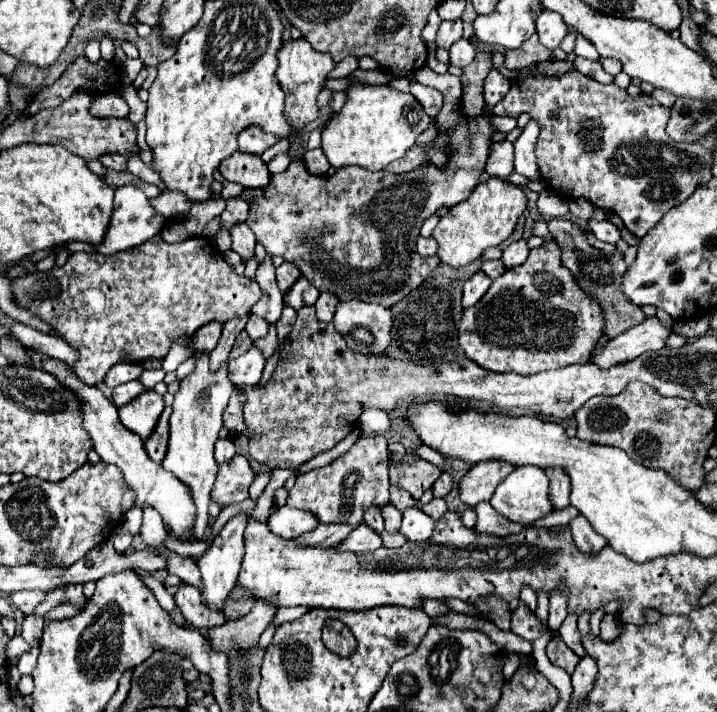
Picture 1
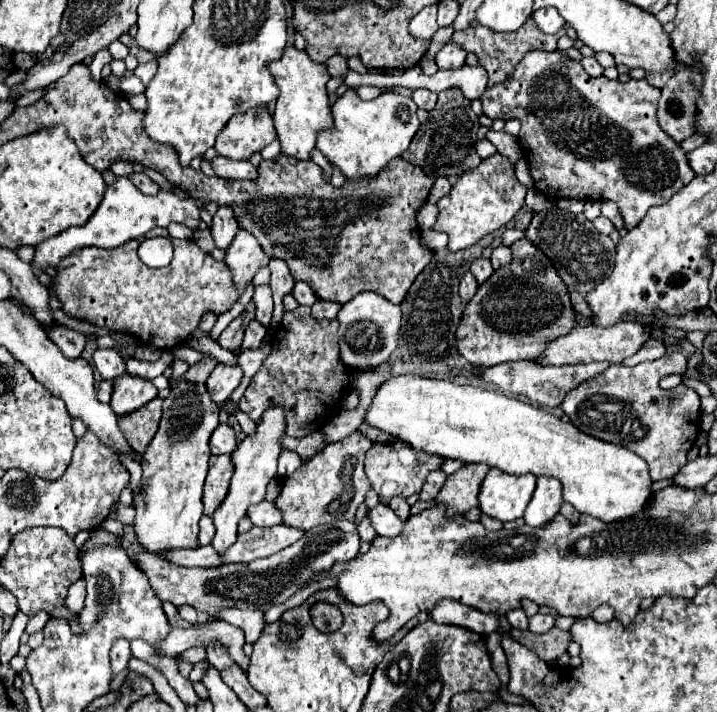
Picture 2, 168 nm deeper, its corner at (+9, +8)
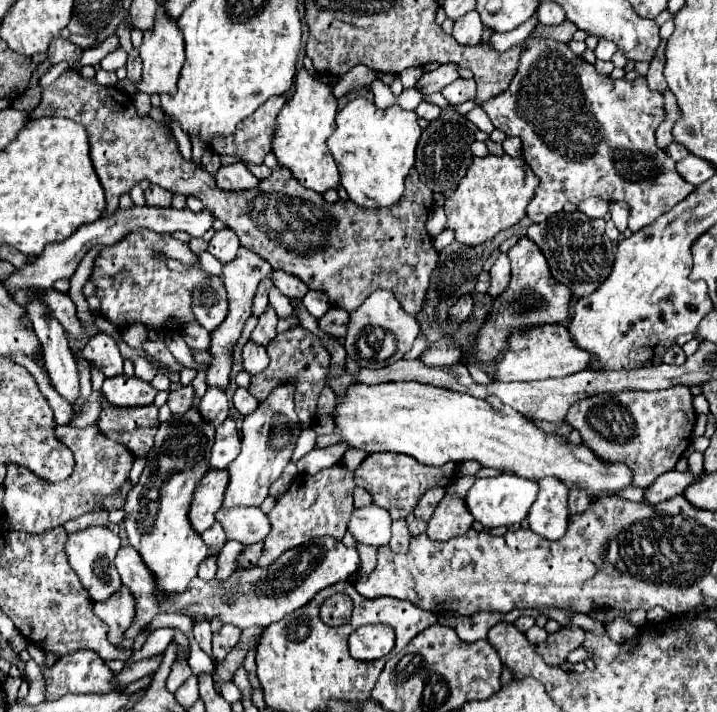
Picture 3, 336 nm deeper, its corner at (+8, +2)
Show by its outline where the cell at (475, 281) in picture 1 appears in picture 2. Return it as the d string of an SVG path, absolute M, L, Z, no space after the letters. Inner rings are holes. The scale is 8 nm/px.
M467 272L465 276L463 276L463 280L461 280L461 284L459 284L459 296L461 296L461 300L471 300L473 298L473 294L477 292L477 280L475 280L475 276L471 274L471 272Z

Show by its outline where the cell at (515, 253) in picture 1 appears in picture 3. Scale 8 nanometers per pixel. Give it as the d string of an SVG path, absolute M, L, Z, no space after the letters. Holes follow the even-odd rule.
M506 254L498 256L496 264L490 270L490 278L492 278L492 282L490 282L488 294L492 298L498 298L508 288L508 282L510 282L510 260Z

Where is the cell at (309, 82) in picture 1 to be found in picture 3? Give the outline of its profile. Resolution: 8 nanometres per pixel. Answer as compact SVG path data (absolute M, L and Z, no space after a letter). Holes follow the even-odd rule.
M298 70L296 74L296 92L288 104L278 114L278 124L274 132L272 152L278 158L278 166L284 166L292 176L302 182L304 188L324 194L326 190L336 190L340 186L340 174L332 154L328 152L326 138L336 128L336 110L338 102L332 94L332 88L316 80L308 70Z

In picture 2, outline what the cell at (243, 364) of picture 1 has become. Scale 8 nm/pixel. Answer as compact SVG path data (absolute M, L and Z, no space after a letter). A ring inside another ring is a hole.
M217 364L207 378L207 388L215 400L217 406L221 406L223 400L227 400L233 390L239 386L243 378L243 368L239 364Z

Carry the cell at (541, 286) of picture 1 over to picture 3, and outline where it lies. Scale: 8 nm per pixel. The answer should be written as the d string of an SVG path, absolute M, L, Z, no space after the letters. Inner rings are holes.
M522 236L508 250L508 258L512 262L510 286L506 288L506 292L502 296L496 298L494 310L488 316L484 328L480 330L478 342L474 346L476 358L484 364L496 362L498 354L506 346L506 338L514 330L518 330L522 326L540 326L540 324L548 324L548 322L566 324L566 320L570 316L570 298L572 298L570 288L560 284L558 280L554 280L544 254L540 252L540 248L528 236Z

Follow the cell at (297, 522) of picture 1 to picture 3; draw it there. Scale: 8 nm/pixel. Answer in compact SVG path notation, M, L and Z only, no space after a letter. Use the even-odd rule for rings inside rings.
M250 506L220 508L216 512L216 522L222 524L228 540L236 540L244 546L260 542L262 538L266 538L270 530L266 514L260 508L250 508Z

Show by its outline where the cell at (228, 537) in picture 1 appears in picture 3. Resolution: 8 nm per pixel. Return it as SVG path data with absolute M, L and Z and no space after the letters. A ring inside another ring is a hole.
M290 382L274 388L260 406L244 418L242 424L242 452L228 466L230 482L224 494L224 506L260 506L268 496L270 484L282 474L290 462L296 440L302 432L300 420L294 412L294 386Z

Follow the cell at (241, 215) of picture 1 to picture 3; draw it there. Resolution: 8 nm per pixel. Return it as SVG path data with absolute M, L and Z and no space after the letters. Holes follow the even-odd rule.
M224 228L220 232L214 234L214 238L208 244L208 252L218 258L222 264L232 262L236 258L236 252L240 248L238 236L234 232L230 232L230 228Z

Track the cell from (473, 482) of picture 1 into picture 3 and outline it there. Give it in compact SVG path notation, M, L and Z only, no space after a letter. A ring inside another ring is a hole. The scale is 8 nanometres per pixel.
M444 496L434 516L428 522L426 534L430 540L446 542L454 536L462 536L472 528L474 518L466 510L466 502L460 496Z

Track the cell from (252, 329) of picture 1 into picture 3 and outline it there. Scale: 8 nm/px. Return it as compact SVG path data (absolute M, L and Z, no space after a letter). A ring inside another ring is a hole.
M248 340L242 348L242 366L244 366L244 372L248 372L250 376L260 374L262 370L266 370L266 366L268 366L266 348Z

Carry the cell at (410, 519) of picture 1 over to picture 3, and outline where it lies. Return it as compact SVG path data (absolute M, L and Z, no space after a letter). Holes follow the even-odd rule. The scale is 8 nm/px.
M364 506L354 508L350 520L348 520L348 532L356 538L358 544L368 546L384 546L390 542L390 514L382 510L380 506Z

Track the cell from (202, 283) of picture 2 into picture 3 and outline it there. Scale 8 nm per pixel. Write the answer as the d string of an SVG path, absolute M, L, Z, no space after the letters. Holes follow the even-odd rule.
M134 230L114 246L106 246L94 260L92 280L96 282L96 296L102 302L102 316L114 326L130 326L136 322L154 324L156 328L172 330L170 320L178 320L178 328L184 328L186 322L194 322L192 306L192 288L202 282L208 274L196 264L196 254L188 244L174 240L170 234L158 234L152 230ZM156 256L176 258L188 266L186 272L172 272L164 260Z

